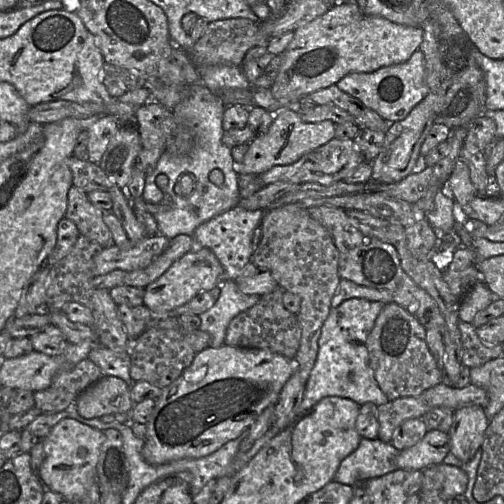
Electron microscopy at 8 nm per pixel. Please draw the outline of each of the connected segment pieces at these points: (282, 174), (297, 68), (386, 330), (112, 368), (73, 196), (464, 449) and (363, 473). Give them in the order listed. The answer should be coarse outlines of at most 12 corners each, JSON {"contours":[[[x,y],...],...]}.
{"contours":[[[337,137],[288,165],[260,175],[284,181],[329,185],[366,158],[354,139]],[[337,2],[294,31],[285,104],[409,60],[423,30]],[[385,304],[366,347],[389,401],[444,381],[425,328]],[[95,345],[88,359],[129,385],[130,350]],[[73,185],[65,218],[80,235],[102,247],[114,245],[103,211]],[[479,405],[453,412],[450,452],[463,463],[481,448],[489,420]],[[362,438],[333,481],[357,486],[398,469],[390,443]]]}

